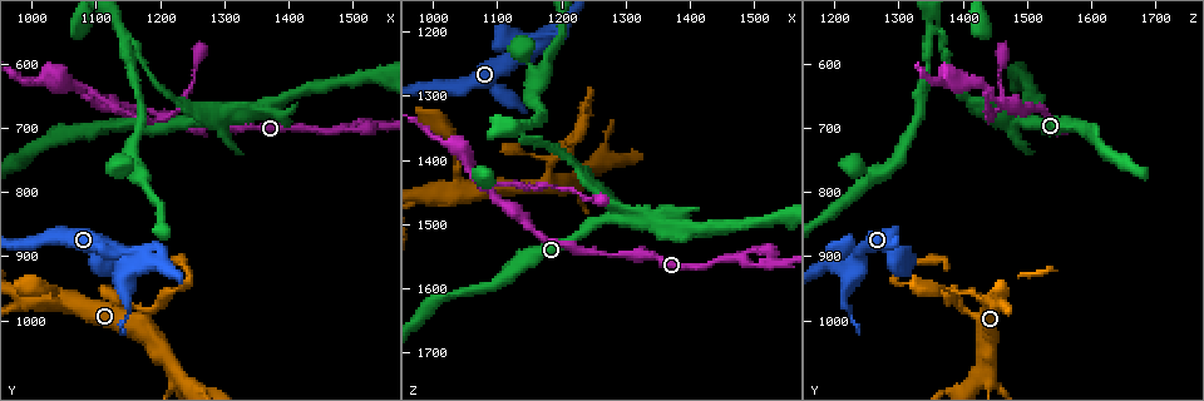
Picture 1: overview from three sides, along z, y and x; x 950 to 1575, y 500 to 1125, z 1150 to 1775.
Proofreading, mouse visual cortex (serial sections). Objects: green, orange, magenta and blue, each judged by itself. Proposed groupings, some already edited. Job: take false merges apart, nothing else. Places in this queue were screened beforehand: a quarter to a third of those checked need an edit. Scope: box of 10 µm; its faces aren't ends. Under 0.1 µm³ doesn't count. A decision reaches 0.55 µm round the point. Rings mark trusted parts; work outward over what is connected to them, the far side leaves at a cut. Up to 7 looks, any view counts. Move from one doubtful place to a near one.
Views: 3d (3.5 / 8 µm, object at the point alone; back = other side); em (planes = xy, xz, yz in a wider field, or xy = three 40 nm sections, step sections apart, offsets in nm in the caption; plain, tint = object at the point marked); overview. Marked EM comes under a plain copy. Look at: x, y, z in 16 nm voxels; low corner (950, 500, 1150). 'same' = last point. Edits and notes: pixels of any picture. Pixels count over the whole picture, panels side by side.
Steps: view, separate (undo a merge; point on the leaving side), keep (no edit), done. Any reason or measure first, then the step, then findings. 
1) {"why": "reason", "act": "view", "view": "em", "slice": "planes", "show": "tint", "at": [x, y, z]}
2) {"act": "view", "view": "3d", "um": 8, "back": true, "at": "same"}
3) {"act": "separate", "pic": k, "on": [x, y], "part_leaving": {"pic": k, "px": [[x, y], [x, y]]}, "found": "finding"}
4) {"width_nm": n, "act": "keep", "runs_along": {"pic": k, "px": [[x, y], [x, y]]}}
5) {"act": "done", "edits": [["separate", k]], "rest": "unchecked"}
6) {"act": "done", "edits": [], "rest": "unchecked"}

{"why": "branch point", "act": "view", "view": "3d", "um": 3.5, "back": true, "at": [1085, 650, 1445]}

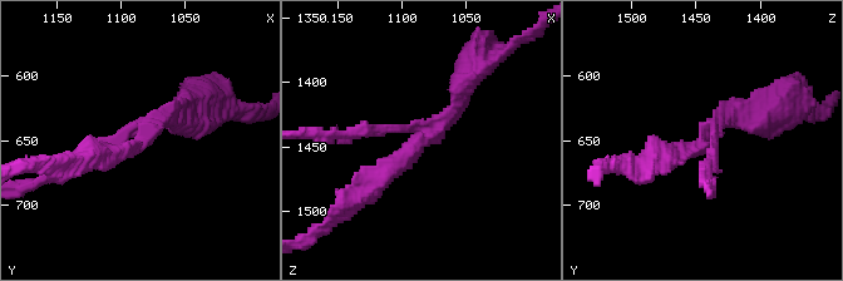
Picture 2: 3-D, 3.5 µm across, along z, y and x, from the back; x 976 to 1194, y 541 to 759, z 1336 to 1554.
{"why": "need the tissue", "act": "view", "view": "em", "slice": "xy", "step": 5, "show": "tint", "at": [1080, 648, 1442]}

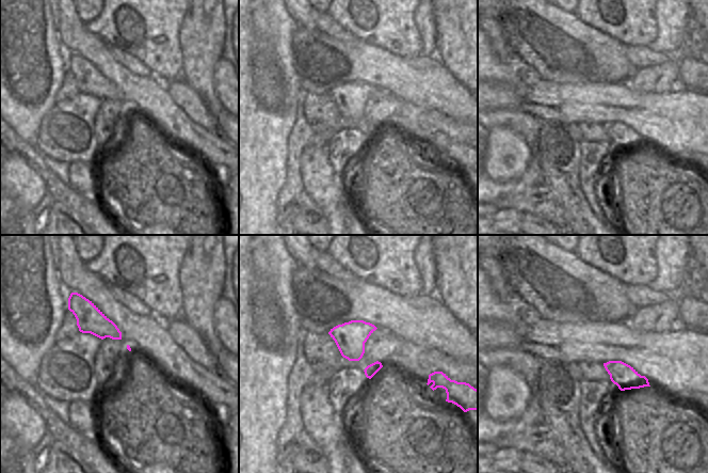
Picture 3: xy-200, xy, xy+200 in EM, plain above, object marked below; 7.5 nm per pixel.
{"act": "keep", "runs_along": {"pic": 2, "px": [[365, 190], [434, 136], [466, 78]]}, "found": "one cell here"}

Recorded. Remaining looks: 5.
{"why": "a fork", "act": "view", "view": "3d", "um": 3.5, "back": true, "at": [1285, 690, 1490]}

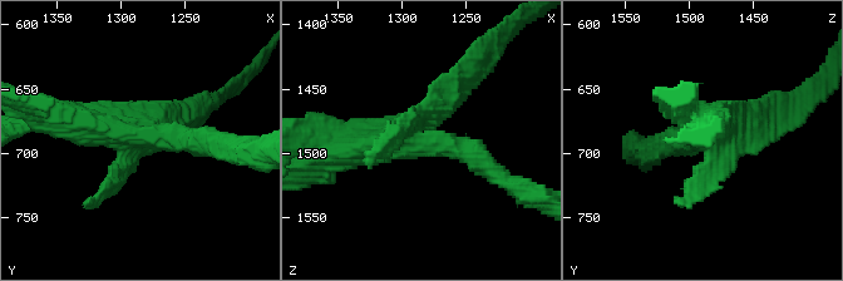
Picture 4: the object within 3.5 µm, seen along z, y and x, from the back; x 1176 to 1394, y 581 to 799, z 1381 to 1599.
{"act": "view", "view": "em", "slice": "xy", "step": 2, "show": "tint", "at": [1282, 688, 1492]}

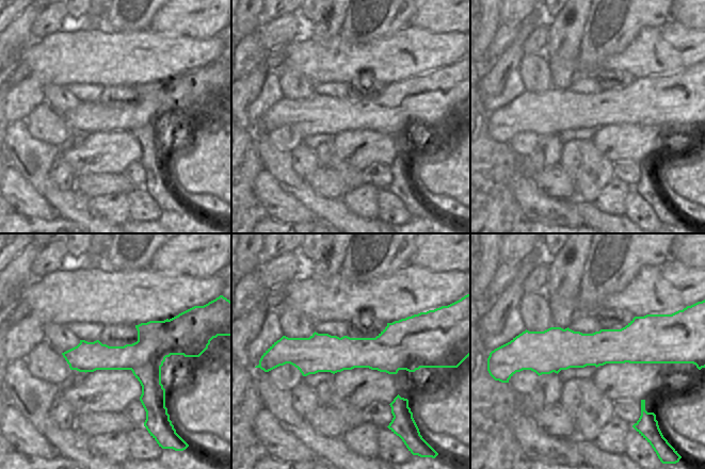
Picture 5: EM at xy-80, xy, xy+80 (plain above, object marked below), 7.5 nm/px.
{"act": "separate", "pic": 4, "on": [720, 133], "part_leaving": {"pic": 4, "px": [[710, 141], [790, 102]]}, "found": "two cells meet here"}

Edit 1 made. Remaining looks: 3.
{"why": "sharp bend", "act": "view", "view": "3d", "um": 8, "at": [1155, 900, 1210]}

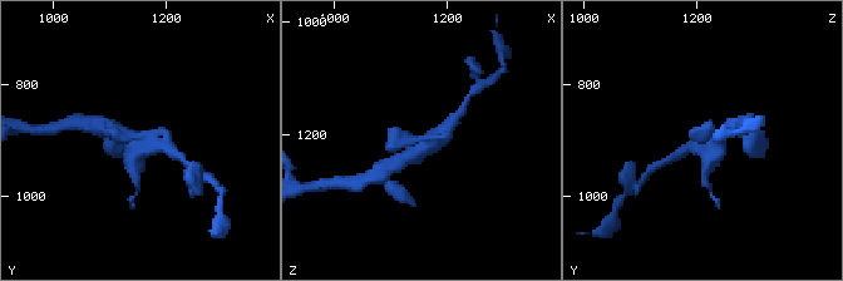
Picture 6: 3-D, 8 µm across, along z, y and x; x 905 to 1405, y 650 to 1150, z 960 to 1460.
{"why": "now the EM", "act": "view", "view": "em", "slice": "xy", "step": 3, "show": "tint", "at": "same"}

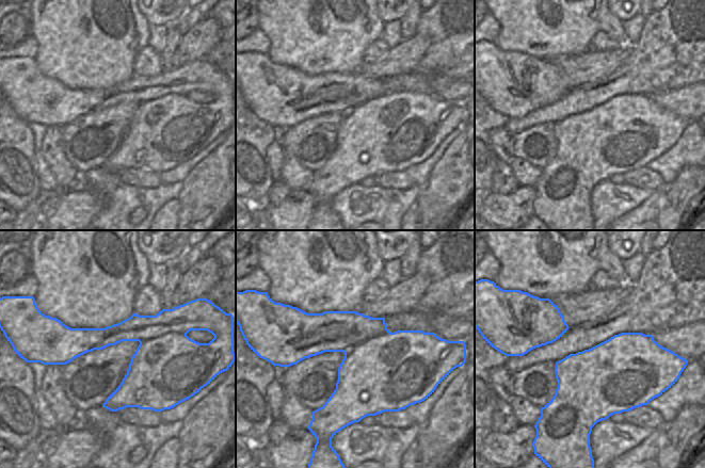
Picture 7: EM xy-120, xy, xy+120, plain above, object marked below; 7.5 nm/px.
{"width_nm": 600, "act": "keep", "runs_along": {"pic": 6, "px": [[403, 159], [437, 138], [457, 117]]}, "found": "one cell here"}

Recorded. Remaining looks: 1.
{"act": "done", "edits": [["separate", 4]], "rest": "unchecked"}

